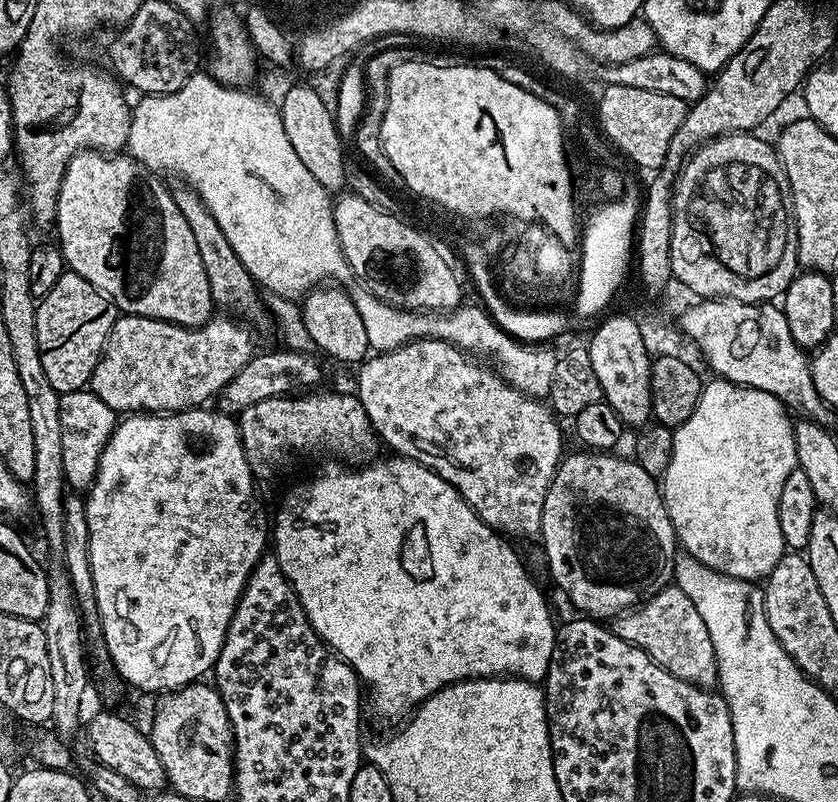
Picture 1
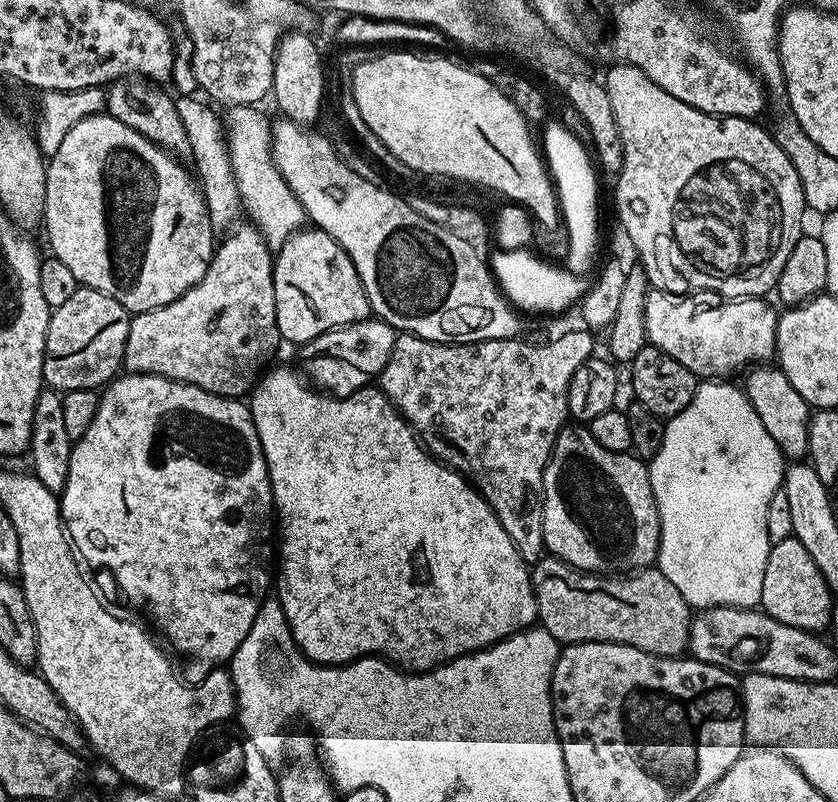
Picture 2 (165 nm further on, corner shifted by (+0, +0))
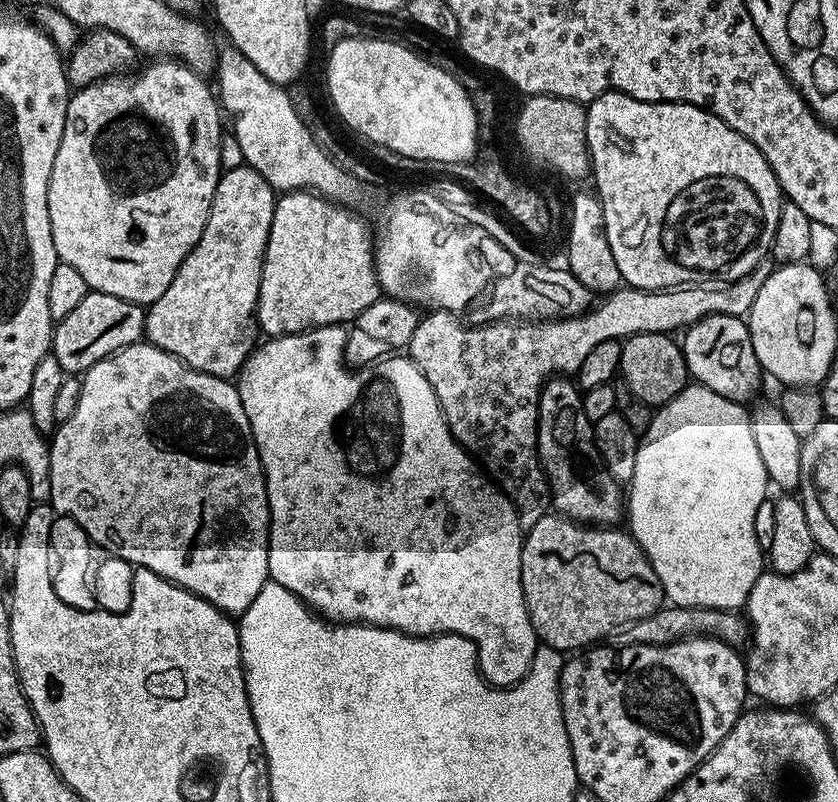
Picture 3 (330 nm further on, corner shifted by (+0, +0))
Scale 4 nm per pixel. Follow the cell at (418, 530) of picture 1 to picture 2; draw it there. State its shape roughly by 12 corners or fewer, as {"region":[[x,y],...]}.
{"region":[[379,387],[250,393],[316,664],[537,619],[494,510]]}

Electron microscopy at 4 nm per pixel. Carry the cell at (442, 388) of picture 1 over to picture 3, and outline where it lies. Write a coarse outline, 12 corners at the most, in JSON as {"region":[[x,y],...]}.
{"region":[[765,273],[727,286],[621,286],[571,318],[460,328],[432,310],[406,352],[452,435],[550,508],[540,389],[598,342],[747,317]]}

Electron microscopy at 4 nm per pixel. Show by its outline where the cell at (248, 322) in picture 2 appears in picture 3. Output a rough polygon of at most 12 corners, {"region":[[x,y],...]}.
{"region":[[221,175],[202,238],[147,305],[147,343],[235,377],[278,199]]}

